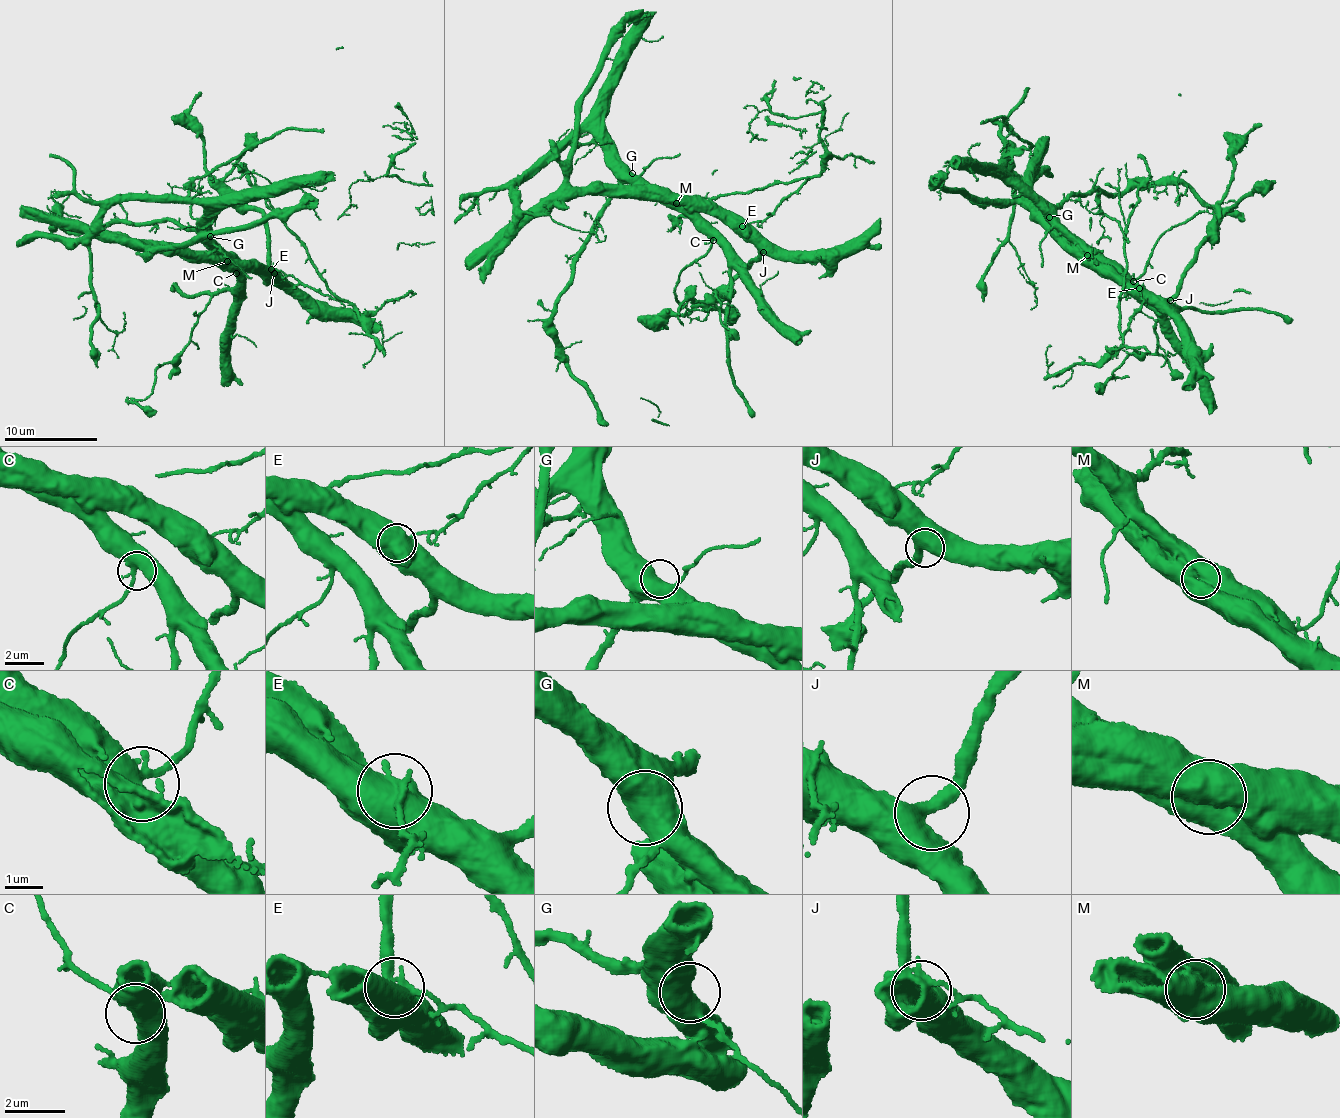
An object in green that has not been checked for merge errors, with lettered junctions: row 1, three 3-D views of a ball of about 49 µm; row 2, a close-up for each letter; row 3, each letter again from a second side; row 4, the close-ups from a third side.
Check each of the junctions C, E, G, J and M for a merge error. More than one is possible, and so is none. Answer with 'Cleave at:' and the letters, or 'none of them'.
Cleave at: E, M

